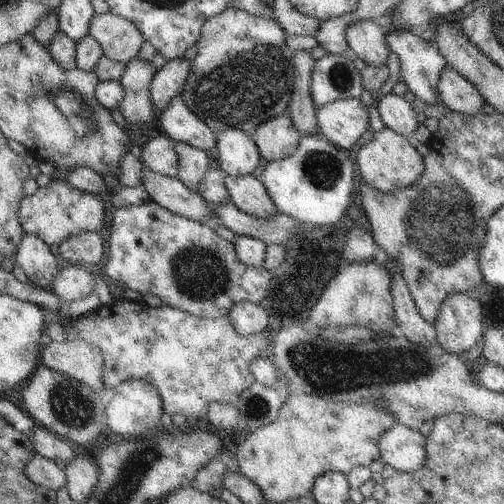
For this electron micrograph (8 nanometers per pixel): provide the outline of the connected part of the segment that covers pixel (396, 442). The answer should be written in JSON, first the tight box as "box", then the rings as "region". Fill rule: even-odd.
{"box":[378,424,426,472],"region":[[[394,424],[378,440],[380,461],[397,471],[413,472],[426,462],[426,437],[418,429]]]}

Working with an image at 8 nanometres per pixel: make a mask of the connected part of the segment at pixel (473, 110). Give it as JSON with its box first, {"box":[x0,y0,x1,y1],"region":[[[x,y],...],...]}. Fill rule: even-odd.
{"box":[438,66,484,116],"region":[[[446,66],[440,72],[438,98],[448,110],[462,112],[468,116],[484,114],[484,96],[472,82],[468,82],[454,68]]]}

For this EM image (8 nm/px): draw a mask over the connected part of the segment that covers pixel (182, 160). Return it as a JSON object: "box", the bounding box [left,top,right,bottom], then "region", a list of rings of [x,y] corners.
{"box":[174,142,210,192],"region":[[[174,142],[174,148],[178,156],[179,179],[188,190],[196,192],[198,184],[201,184],[206,172],[210,168],[210,157],[206,152],[184,144],[182,142]]]}

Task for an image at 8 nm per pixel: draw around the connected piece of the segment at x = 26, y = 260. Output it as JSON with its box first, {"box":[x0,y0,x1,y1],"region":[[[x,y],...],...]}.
{"box":[14,234,58,289],"region":[[[24,234],[14,253],[19,271],[26,274],[28,281],[38,288],[48,289],[58,275],[58,262],[52,250],[38,236]]]}

